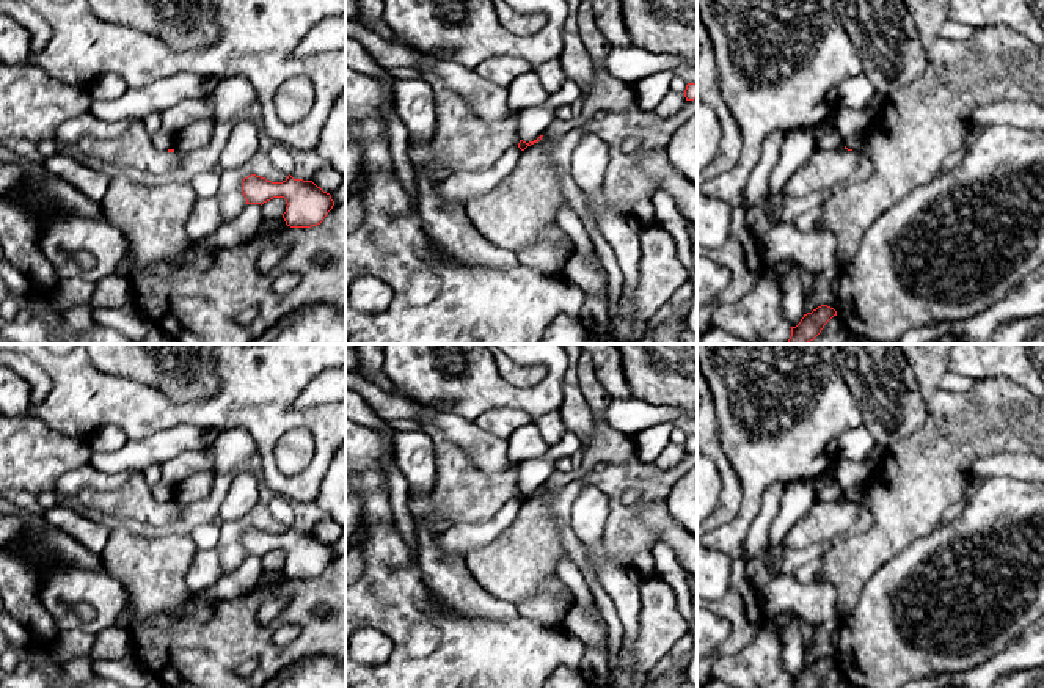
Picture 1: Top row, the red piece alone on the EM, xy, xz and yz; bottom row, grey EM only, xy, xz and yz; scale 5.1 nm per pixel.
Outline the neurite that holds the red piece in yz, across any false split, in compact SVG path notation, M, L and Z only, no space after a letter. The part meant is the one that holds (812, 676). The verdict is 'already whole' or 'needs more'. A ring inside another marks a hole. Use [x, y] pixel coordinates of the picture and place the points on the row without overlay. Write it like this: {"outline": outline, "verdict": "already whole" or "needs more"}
{"outline": "M821 657L812 664L804 666L796 679L791 679L791 688L818 688L834 668L837 668L834 660Z", "verdict": "already whole"}

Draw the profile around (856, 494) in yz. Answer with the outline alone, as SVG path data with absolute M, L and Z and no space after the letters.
M865 482L854 484L843 492L845 492L845 498L848 501L852 501L854 504L863 506L863 501L867 498Z

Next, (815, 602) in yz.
M780 573L758 589L758 603L765 613L794 613L813 625L813 646L805 653L805 666L821 657L837 663L841 619L837 614L837 589L830 583L799 583L794 575Z

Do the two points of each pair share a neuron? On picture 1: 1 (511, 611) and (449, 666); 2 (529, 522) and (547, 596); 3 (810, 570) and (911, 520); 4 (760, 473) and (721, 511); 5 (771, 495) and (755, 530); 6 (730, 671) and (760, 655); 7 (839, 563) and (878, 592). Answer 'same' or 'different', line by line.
1: different
2: different
3: different
4: different
5: same
6: same
7: different

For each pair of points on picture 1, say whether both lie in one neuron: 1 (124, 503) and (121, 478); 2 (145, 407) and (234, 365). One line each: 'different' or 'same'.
1: different
2: same

